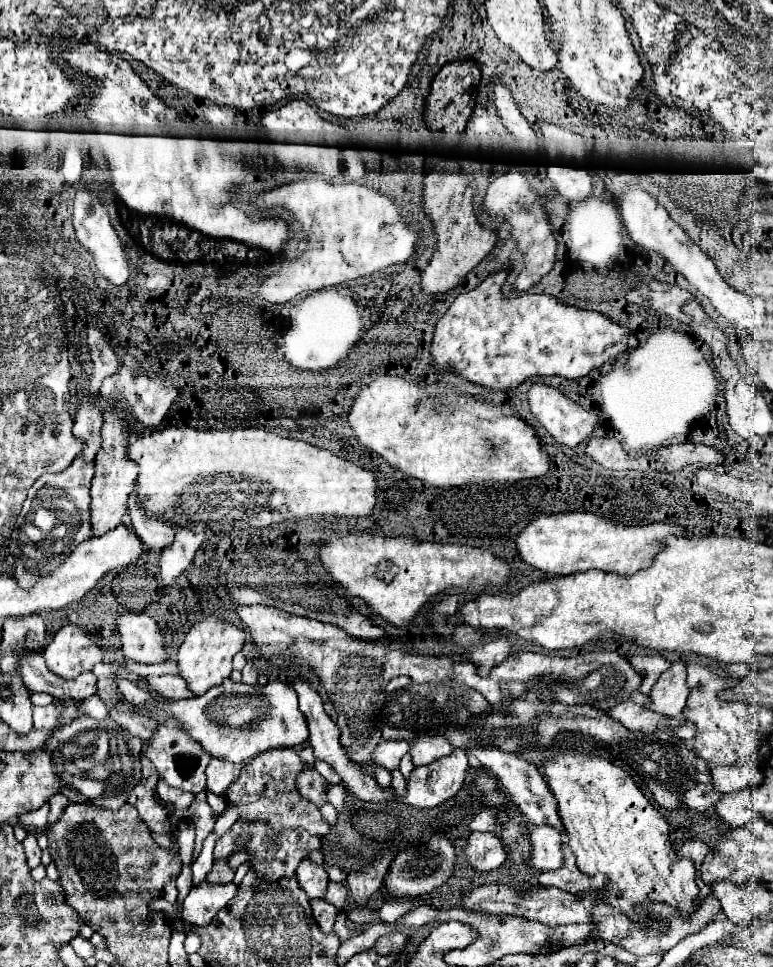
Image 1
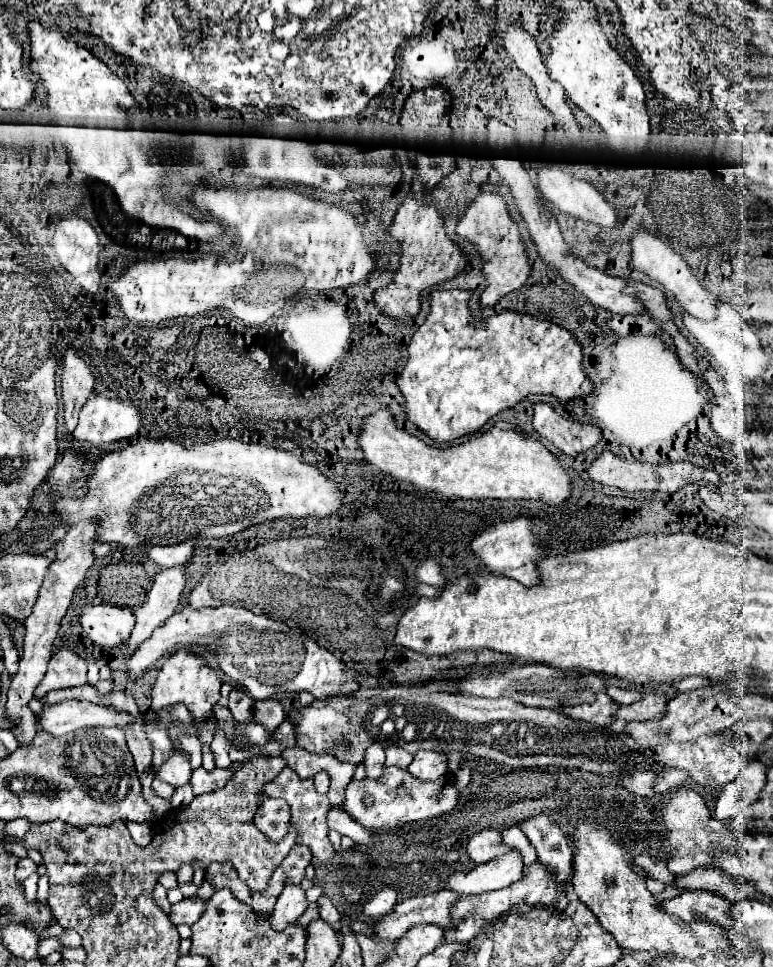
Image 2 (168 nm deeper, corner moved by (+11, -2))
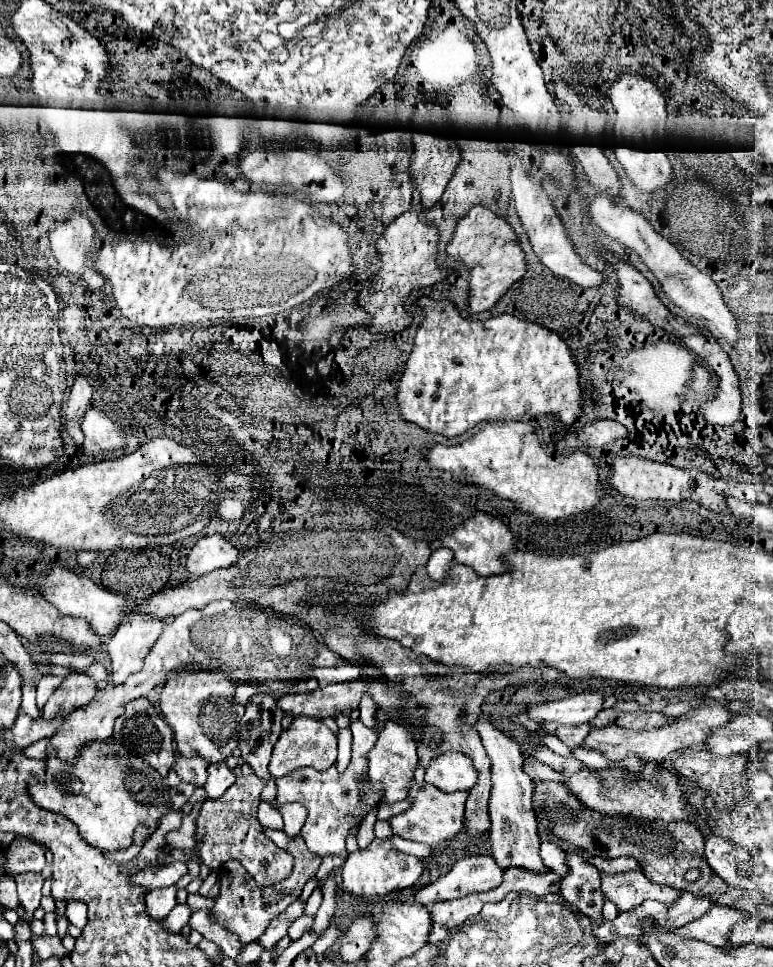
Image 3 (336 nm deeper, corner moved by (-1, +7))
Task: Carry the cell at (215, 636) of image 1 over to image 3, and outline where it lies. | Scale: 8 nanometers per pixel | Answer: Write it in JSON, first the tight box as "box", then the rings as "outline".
{"box":[161,669,245,763],"outline":[[[183,669],[171,673],[161,691],[161,713],[173,729],[177,751],[201,755],[209,763],[223,761],[227,755],[239,757],[239,721],[245,707],[235,701],[235,683],[219,669]]]}

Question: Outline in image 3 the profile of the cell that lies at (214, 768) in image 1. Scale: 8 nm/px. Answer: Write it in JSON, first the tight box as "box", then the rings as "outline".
{"box":[205,763,235,799],"outline":[[[211,763],[207,767],[207,783],[205,783],[207,797],[219,799],[233,783],[235,783],[235,773],[233,769],[227,767],[227,763]]]}

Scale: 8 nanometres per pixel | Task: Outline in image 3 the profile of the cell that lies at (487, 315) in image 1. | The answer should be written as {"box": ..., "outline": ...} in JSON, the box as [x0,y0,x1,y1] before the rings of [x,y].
{"box":[397,295,583,439],"outline":[[[423,295],[419,305],[423,307],[425,317],[417,329],[413,351],[397,391],[399,411],[405,421],[453,439],[483,421],[557,413],[565,427],[569,427],[581,415],[583,391],[579,387],[579,369],[571,349],[563,343],[563,337],[557,331],[549,331],[541,323],[531,323],[529,319],[519,319],[507,313],[487,321],[465,319],[449,299],[431,299]]]}

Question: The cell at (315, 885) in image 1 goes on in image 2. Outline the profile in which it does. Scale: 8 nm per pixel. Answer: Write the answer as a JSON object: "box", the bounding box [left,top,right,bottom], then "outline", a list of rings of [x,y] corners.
{"box":[271,884,307,932],"outline":[[[287,884],[287,888],[283,890],[283,896],[279,896],[275,910],[271,914],[271,928],[281,932],[285,930],[289,924],[293,924],[307,908],[307,900],[305,900],[305,890],[299,886],[295,888],[295,884]]]}

